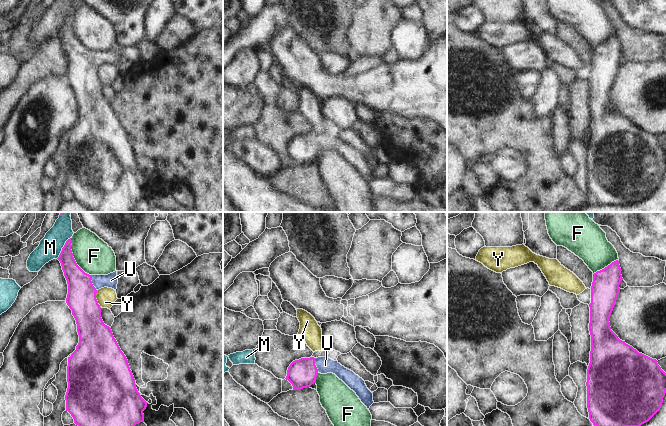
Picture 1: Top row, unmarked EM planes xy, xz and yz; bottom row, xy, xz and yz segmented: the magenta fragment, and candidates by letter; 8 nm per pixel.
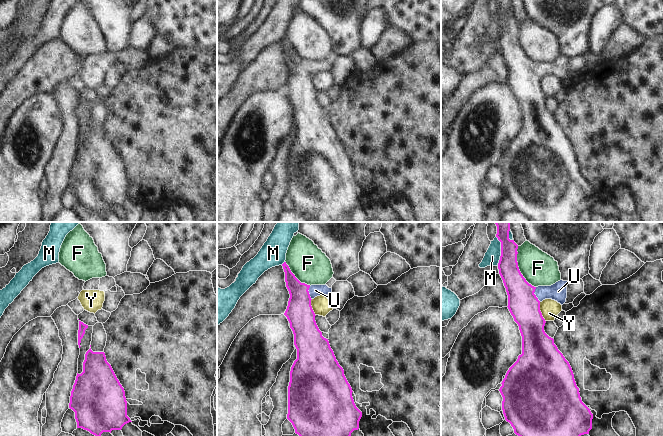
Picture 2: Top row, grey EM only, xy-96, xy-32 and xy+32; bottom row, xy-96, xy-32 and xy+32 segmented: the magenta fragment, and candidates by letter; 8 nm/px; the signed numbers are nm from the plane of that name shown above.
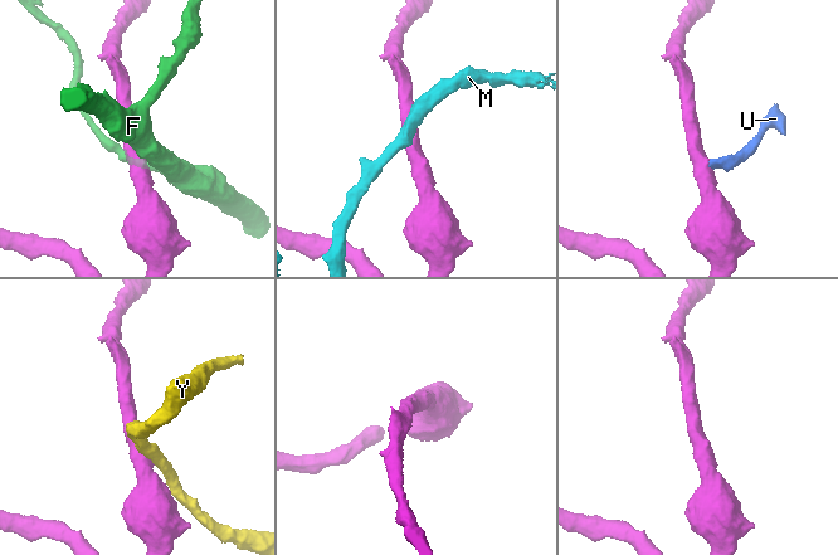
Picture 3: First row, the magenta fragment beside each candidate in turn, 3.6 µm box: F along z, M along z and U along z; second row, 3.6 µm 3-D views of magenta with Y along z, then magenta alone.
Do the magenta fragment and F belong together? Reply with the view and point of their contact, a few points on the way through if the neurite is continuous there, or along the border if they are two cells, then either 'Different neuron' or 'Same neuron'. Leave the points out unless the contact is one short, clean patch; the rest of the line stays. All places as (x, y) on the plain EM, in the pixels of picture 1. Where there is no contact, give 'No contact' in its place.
Touches magenta at xy (73, 34). Boundary: xy (70, 14), (70, 25), (75, 38), (91, 51). Different neuron.

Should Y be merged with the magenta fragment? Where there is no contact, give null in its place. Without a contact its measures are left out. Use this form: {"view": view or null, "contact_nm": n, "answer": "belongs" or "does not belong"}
{"view": "xy", "contact_nm": 150, "answer": "does not belong"}

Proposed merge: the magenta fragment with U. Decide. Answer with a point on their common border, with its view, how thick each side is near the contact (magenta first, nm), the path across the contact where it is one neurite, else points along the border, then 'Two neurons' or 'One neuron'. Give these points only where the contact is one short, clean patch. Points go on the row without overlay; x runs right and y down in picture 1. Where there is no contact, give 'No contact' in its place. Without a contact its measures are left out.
Touches magenta at xy (91, 59). Thickness 240 nm (magenta) against 110 nm. Path across: xy (81, 74), (81, 69), (91, 59), (111, 56). One neuron.

